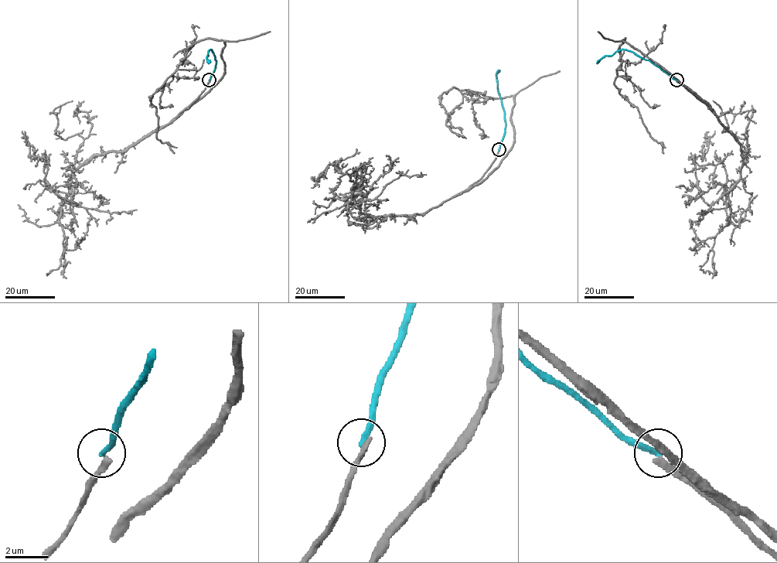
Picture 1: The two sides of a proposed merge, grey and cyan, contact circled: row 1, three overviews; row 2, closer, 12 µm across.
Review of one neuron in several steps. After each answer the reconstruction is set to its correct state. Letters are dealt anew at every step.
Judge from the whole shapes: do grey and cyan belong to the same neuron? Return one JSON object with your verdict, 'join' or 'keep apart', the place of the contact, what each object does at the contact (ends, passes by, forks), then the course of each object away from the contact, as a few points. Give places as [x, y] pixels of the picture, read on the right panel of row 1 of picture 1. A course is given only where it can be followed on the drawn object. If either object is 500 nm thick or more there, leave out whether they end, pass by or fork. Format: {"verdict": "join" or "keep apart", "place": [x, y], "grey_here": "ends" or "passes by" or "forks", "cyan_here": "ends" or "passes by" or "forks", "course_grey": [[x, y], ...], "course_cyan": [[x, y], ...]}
{"verdict": "keep apart", "place": [676, 80], "grey_here": "ends", "cyan_here": "ends", "course_grey": [[677, 80], [710, 109], [622, 39], [615, 85], [637, 108], [663, 153]], "course_cyan": [[676, 80], [649, 60], [627, 50], [620, 49], [611, 55], [604, 56], [597, 62]]}

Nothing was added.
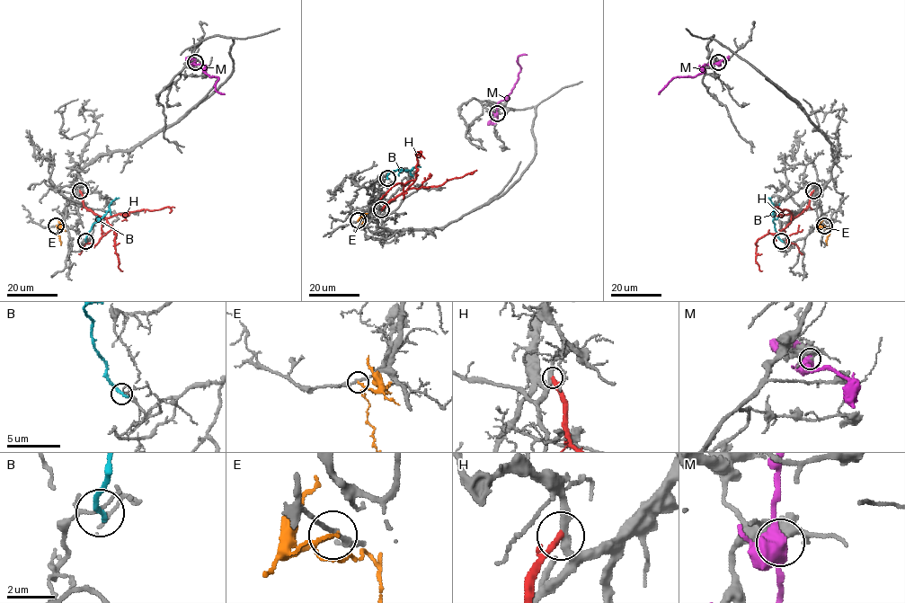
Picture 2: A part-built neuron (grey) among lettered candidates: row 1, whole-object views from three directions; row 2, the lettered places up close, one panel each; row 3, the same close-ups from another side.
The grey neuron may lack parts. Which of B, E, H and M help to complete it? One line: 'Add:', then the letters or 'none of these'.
Add: none of these

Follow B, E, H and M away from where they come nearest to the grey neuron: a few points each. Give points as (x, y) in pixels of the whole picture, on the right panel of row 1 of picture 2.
B: (782, 241), (775, 230), (771, 198)
E: (824, 226), (820, 226), (829, 230), (827, 245)
H: (813, 190), (810, 205), (779, 233), (769, 233), (757, 241), (756, 261), (762, 270)
M: (717, 62), (705, 65), (703, 72), (696, 76), (673, 77), (659, 93)

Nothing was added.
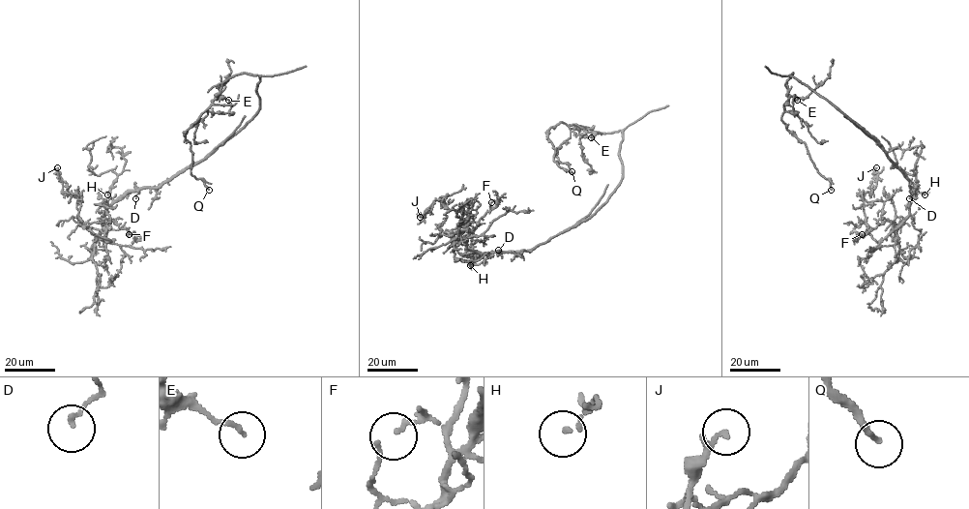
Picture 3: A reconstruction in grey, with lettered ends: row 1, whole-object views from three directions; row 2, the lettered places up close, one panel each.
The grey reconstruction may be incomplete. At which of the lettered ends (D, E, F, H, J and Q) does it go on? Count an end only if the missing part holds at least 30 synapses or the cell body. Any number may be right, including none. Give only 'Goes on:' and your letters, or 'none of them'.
Goes on: Q

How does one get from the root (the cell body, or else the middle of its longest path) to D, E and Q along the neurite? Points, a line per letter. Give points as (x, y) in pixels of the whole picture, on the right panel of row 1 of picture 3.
D: (880, 144), (910, 181), (909, 198)
E: (880, 144), (829, 102), (792, 76), (790, 74), (792, 74), (786, 81), (788, 93), (797, 100)
Q: (880, 144), (790, 74), (788, 100), (781, 120), (805, 143), (810, 160), (829, 181), (831, 190)

